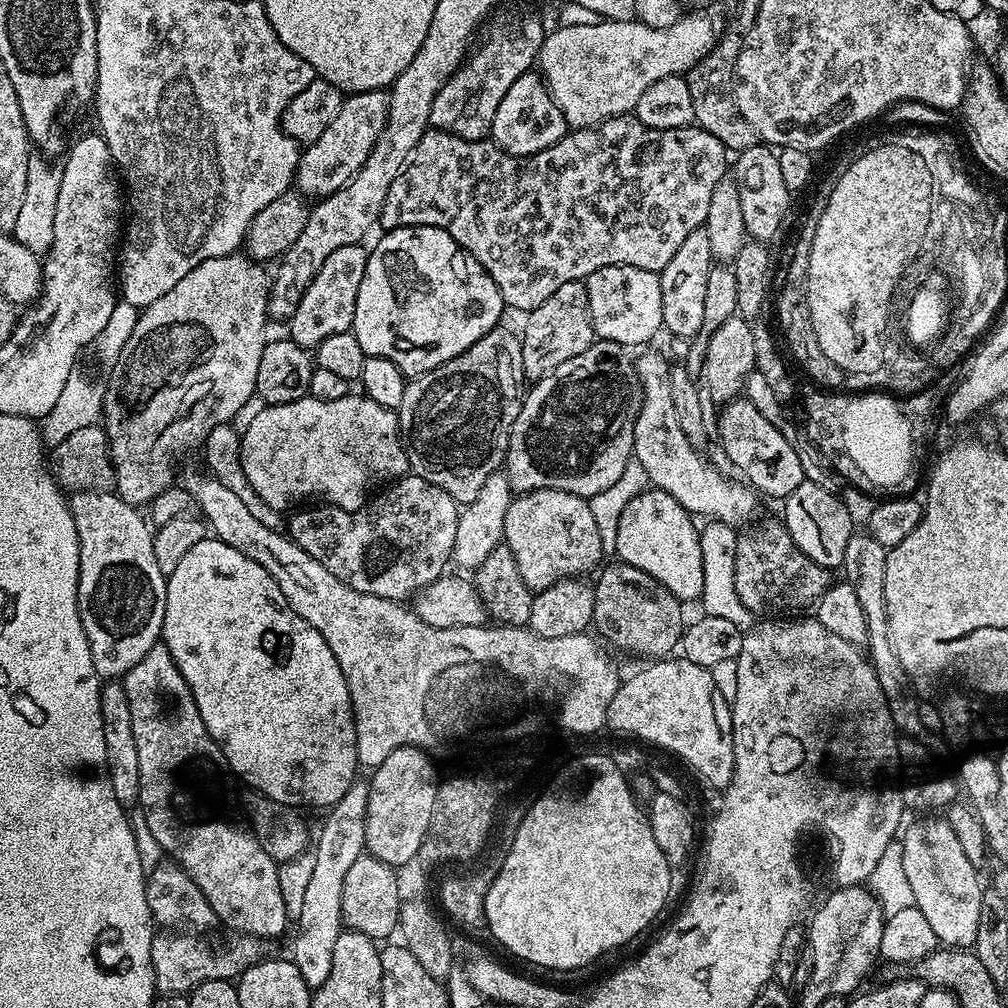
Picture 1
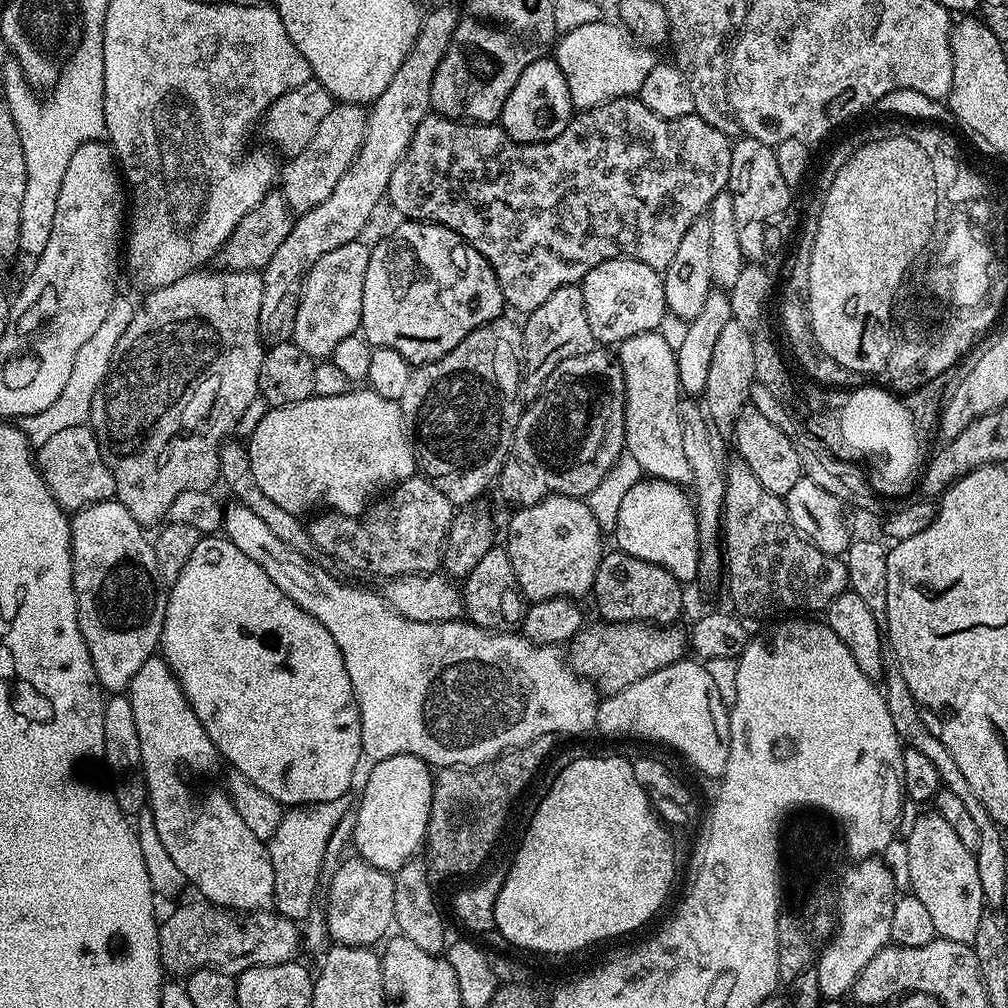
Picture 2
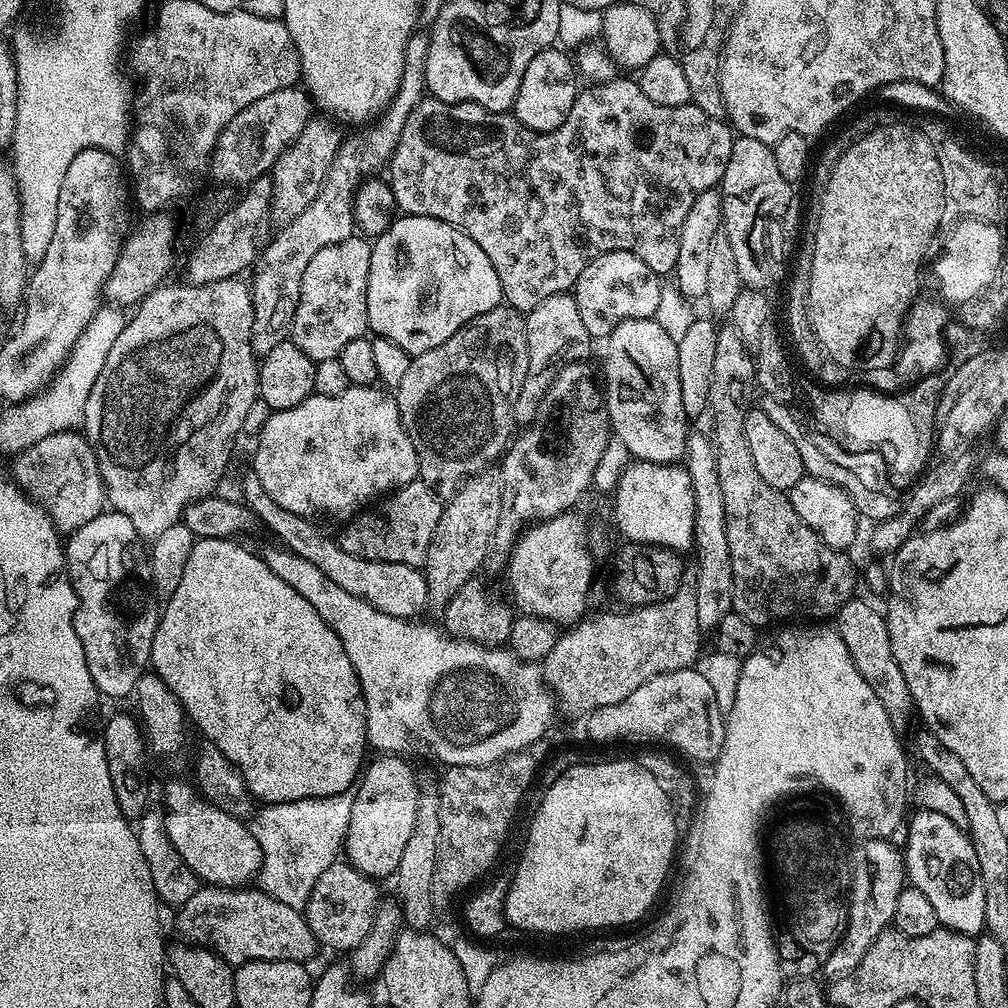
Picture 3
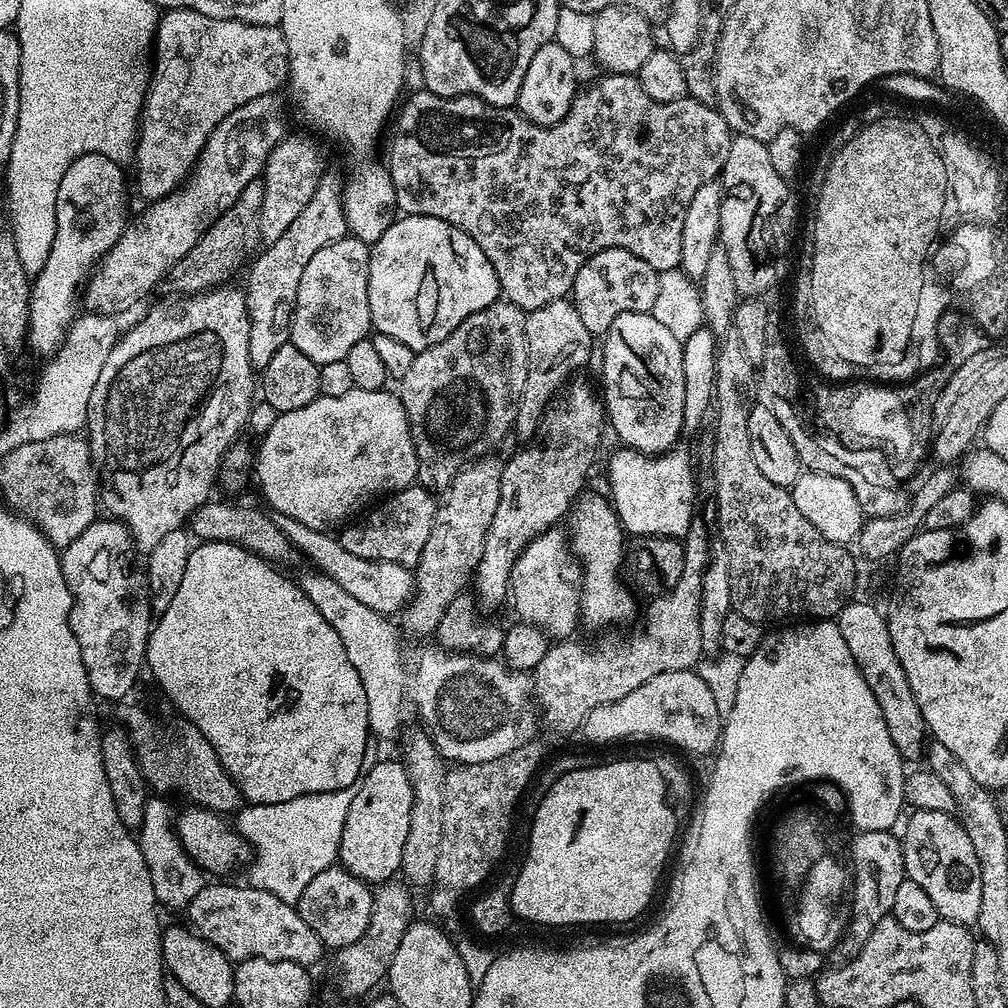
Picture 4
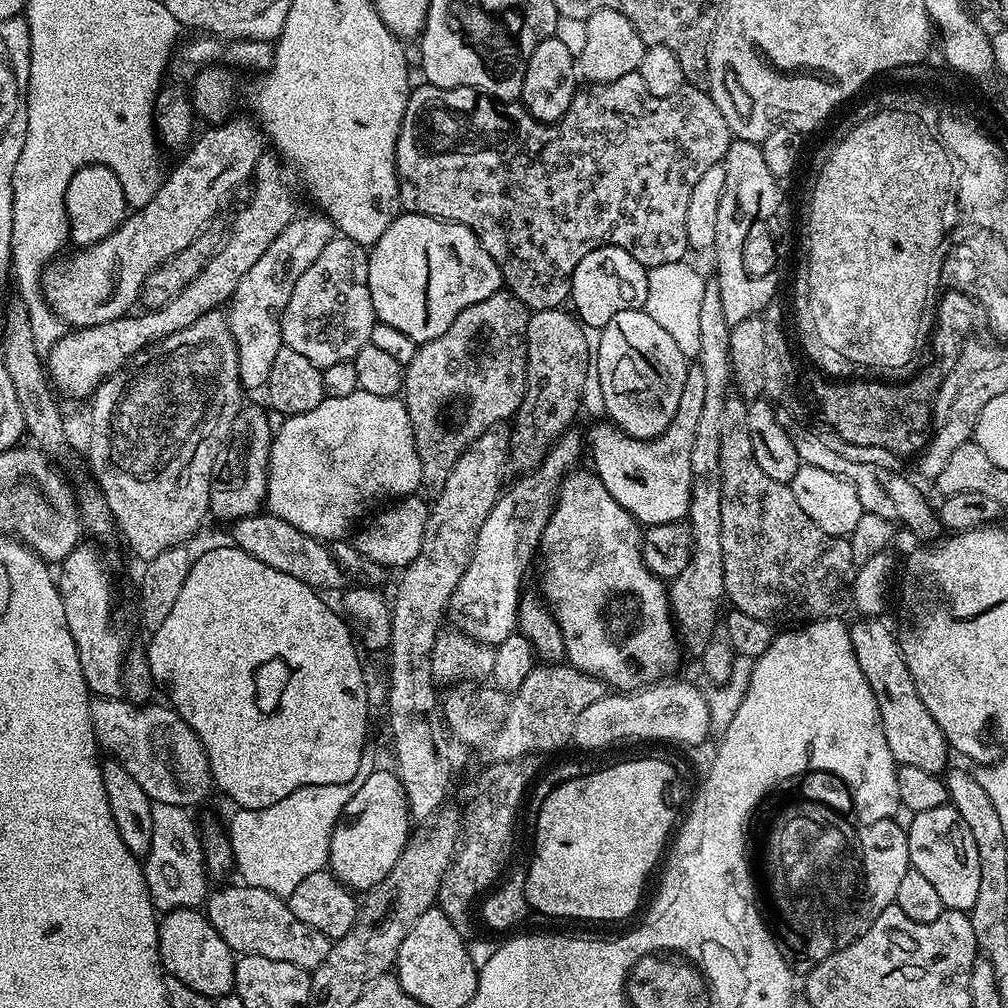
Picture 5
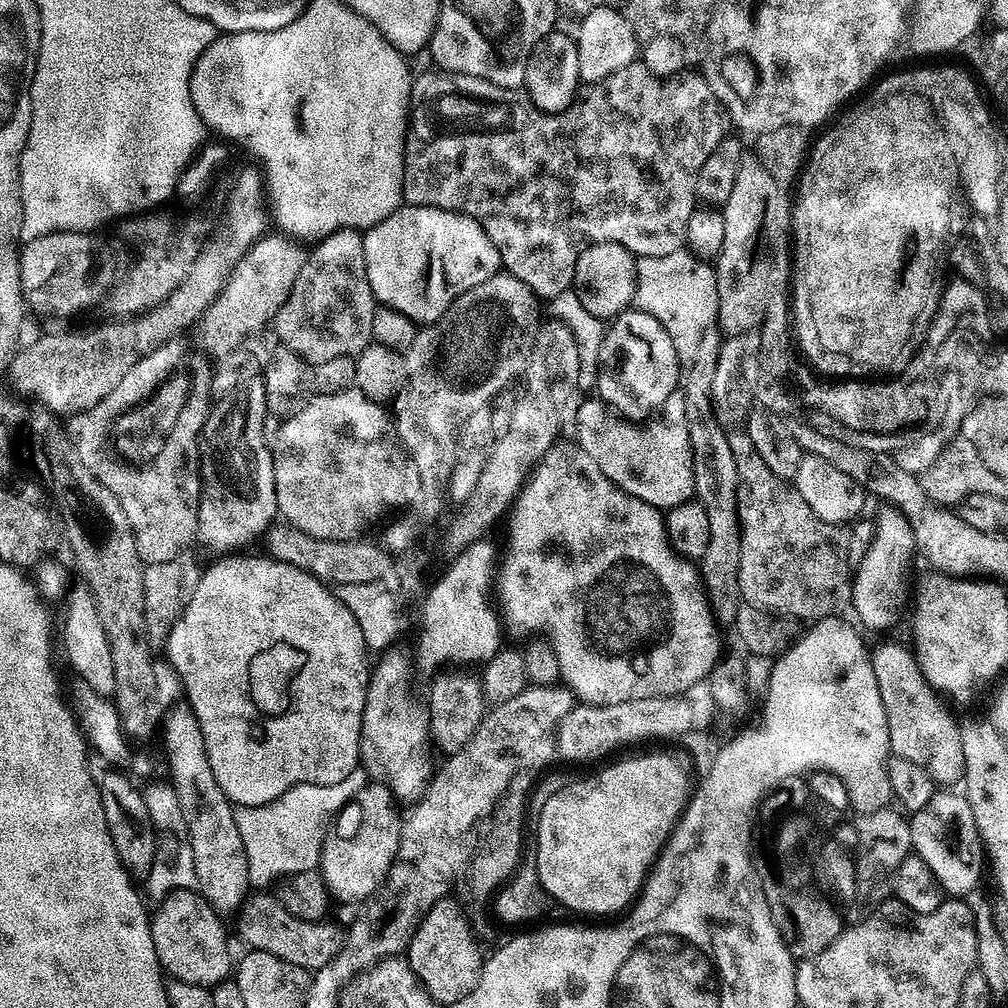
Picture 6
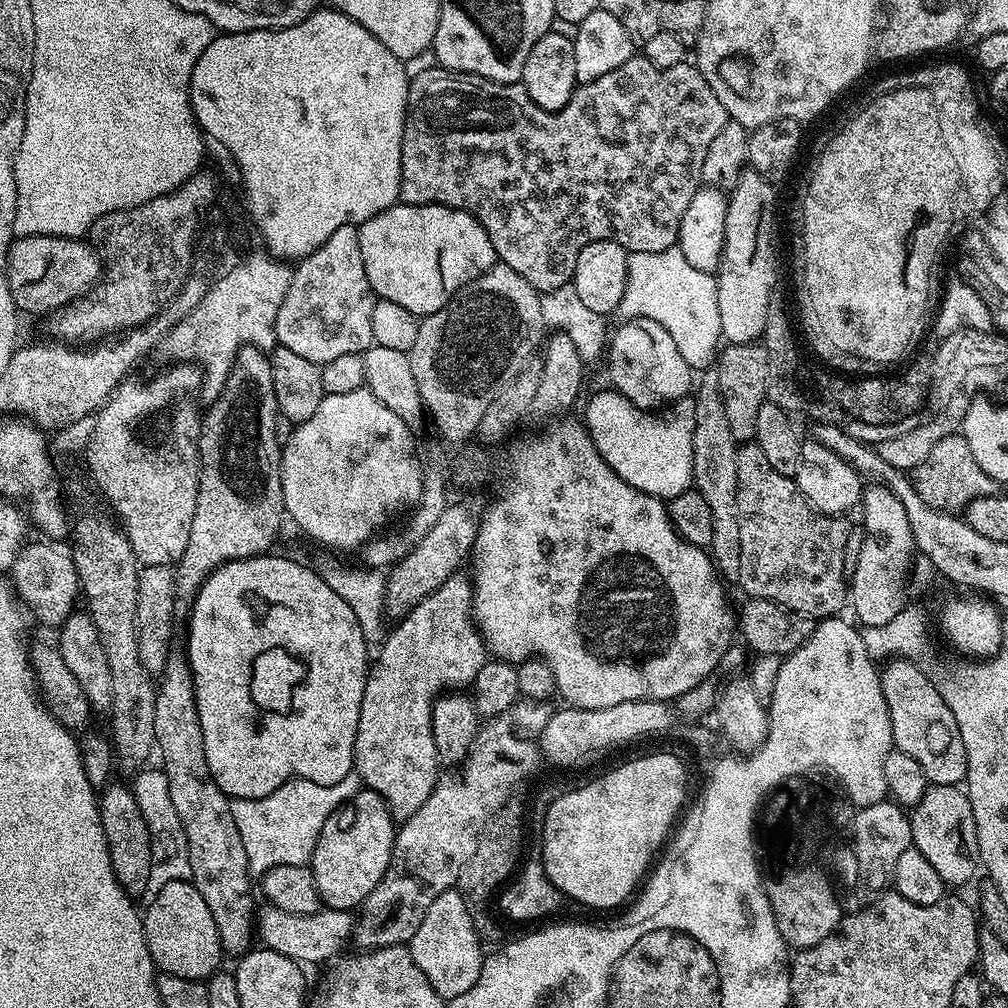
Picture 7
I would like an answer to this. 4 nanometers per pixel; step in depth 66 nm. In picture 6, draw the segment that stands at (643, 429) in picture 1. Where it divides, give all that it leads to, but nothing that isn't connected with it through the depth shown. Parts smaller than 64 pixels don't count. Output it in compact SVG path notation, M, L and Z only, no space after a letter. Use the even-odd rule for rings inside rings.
M625 310L607 325L608 333L600 344L600 364L608 371L608 376L624 391L628 400L633 400L644 412L663 409L676 392L676 383L682 380L682 365L670 334L654 317L639 310Z

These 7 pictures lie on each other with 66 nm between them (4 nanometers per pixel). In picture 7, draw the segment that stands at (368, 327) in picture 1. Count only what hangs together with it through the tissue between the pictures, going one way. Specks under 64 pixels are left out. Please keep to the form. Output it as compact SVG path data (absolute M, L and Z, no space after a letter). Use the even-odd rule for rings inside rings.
M397 202L359 225L366 278L379 299L398 302L417 318L442 310L458 290L497 263L484 227L469 212L441 204Z

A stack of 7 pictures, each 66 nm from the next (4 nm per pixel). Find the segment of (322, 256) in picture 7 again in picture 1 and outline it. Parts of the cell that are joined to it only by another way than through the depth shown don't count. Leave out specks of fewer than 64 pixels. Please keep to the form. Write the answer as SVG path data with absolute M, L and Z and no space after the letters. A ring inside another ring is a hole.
M363 243L341 246L334 250L322 270L306 286L291 320L287 321L287 335L298 346L315 350L330 334L342 334L351 329L354 322L354 302L358 302L358 286L362 286L362 274L366 274L369 249Z

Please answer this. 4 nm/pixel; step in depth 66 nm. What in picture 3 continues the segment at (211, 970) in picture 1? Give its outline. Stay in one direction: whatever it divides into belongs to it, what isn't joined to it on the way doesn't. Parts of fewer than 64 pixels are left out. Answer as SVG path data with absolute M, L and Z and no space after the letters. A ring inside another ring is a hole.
M205 885L179 905L177 912L176 930L185 943L208 948L234 968L248 960L308 962L318 952L314 934L303 915L258 888L229 889Z

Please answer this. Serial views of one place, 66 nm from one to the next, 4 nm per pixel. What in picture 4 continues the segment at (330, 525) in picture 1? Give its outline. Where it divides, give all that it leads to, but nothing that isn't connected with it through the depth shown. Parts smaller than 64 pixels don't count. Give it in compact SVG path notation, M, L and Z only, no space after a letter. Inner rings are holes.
M417 482L408 488L403 488L400 492L391 493L387 499L377 503L371 511L364 514L369 514L369 516L361 515L359 519L352 522L357 522L357 524L349 523L343 529L345 532L339 533L338 538L342 542L342 546L346 546L346 550L350 550L350 554L358 554L358 558L415 566L422 558L426 538L433 529L437 505L437 497Z

